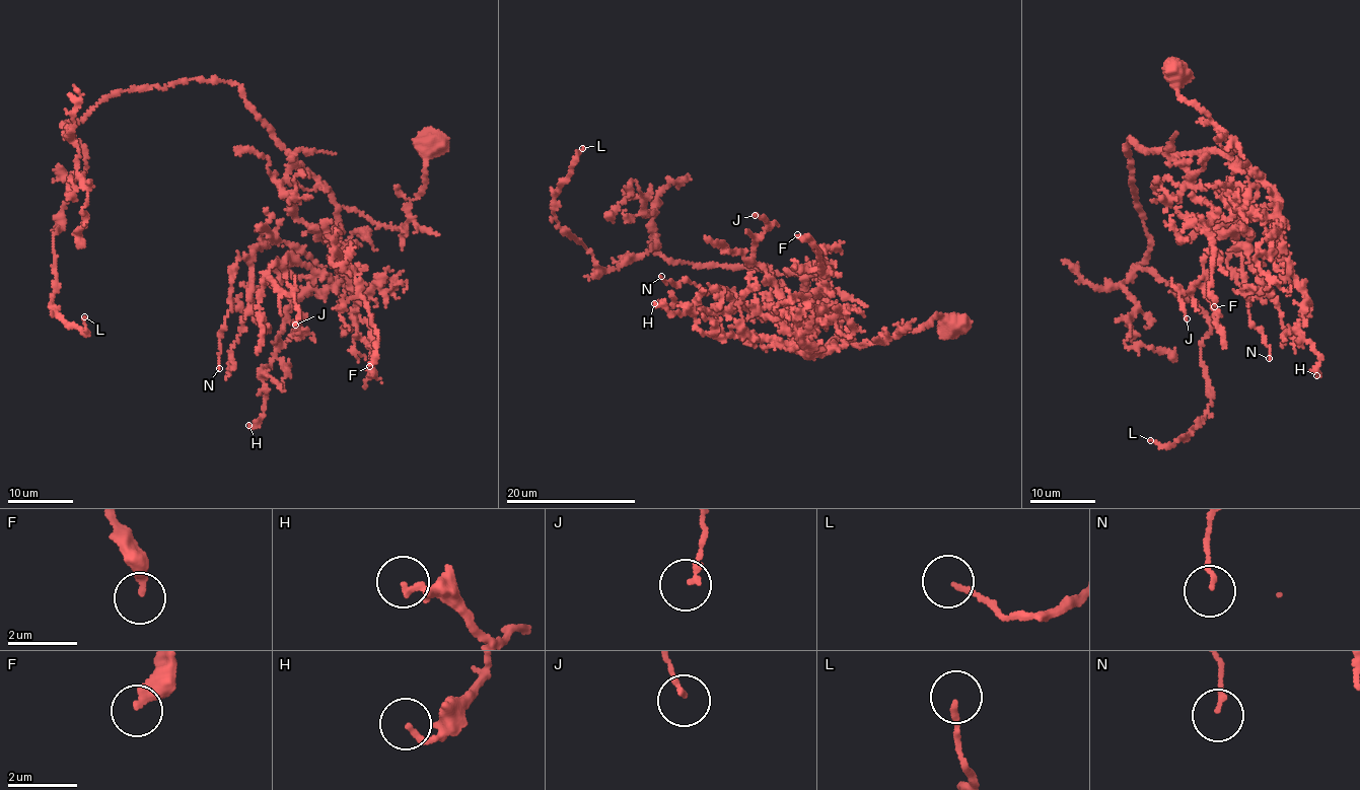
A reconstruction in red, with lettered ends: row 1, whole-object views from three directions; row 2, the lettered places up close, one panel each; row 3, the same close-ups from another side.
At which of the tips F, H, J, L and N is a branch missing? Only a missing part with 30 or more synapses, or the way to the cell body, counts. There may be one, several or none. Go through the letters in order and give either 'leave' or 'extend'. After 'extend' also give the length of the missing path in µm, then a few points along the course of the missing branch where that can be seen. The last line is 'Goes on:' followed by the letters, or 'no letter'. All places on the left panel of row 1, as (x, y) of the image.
F: leave
H: leave
J: leave
L: leave
N: leave
Goes on: no letter

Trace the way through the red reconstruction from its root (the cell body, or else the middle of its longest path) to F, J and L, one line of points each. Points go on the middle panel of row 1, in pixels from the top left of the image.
F: (953, 330), (940, 314), (866, 346), (839, 338), (812, 357), (811, 296), (827, 277), (818, 249), (797, 234)
J: (953, 330), (940, 314), (886, 340), (839, 338), (801, 351), (782, 292), (750, 261), (768, 222), (755, 215)
L: (953, 330), (940, 314), (855, 345), (822, 277), (669, 261), (654, 237), (603, 272), (552, 212), (582, 148)

